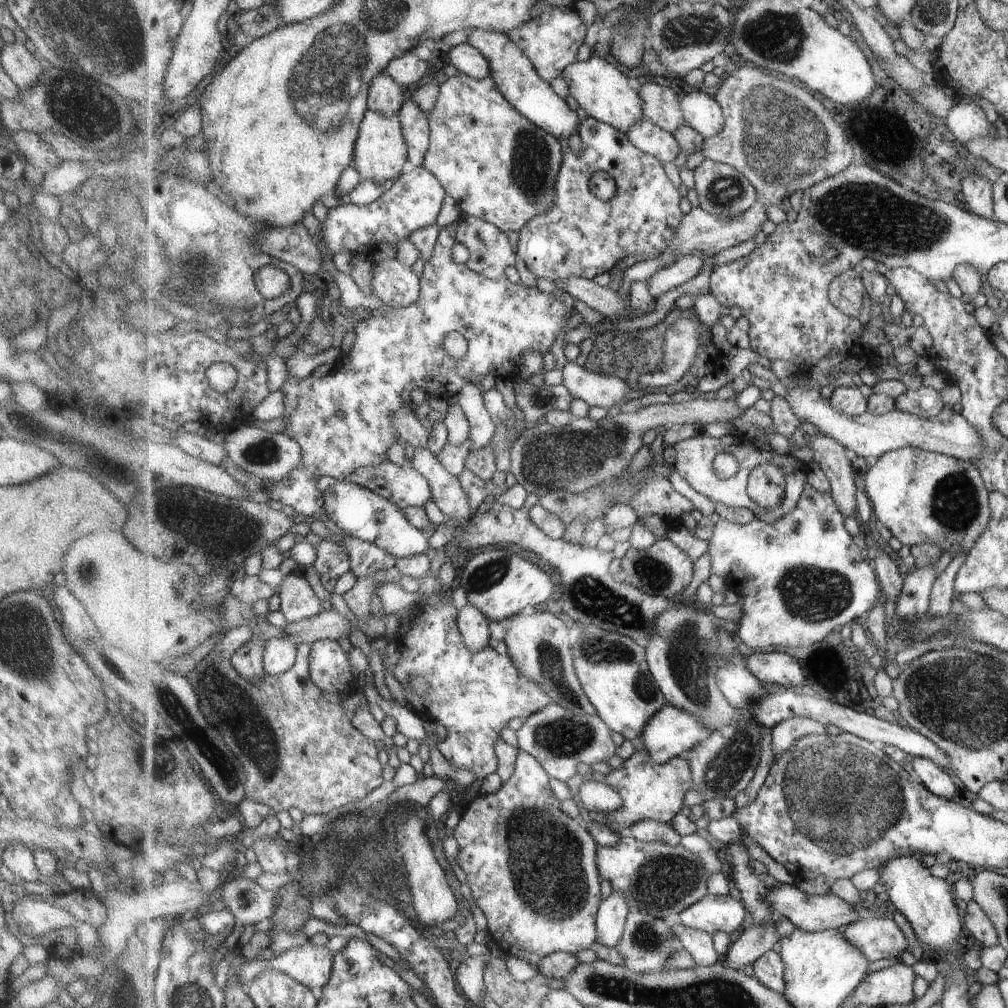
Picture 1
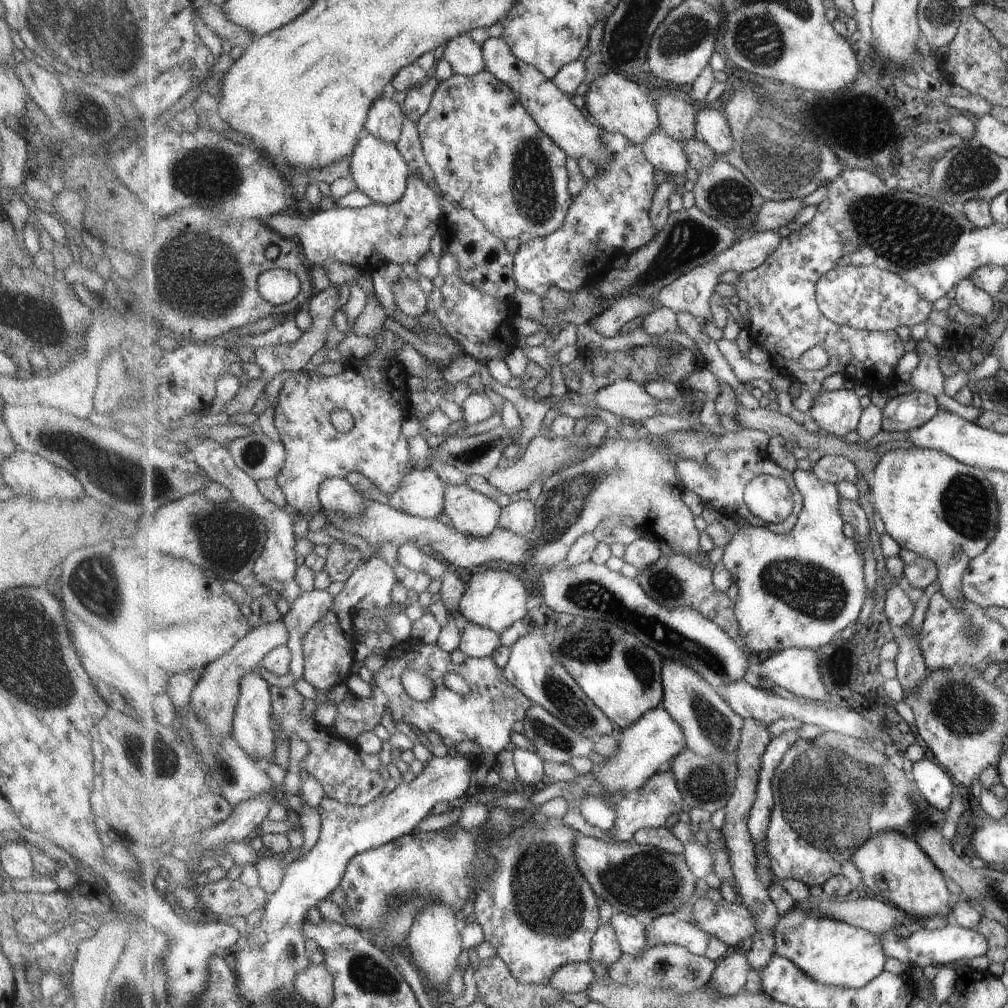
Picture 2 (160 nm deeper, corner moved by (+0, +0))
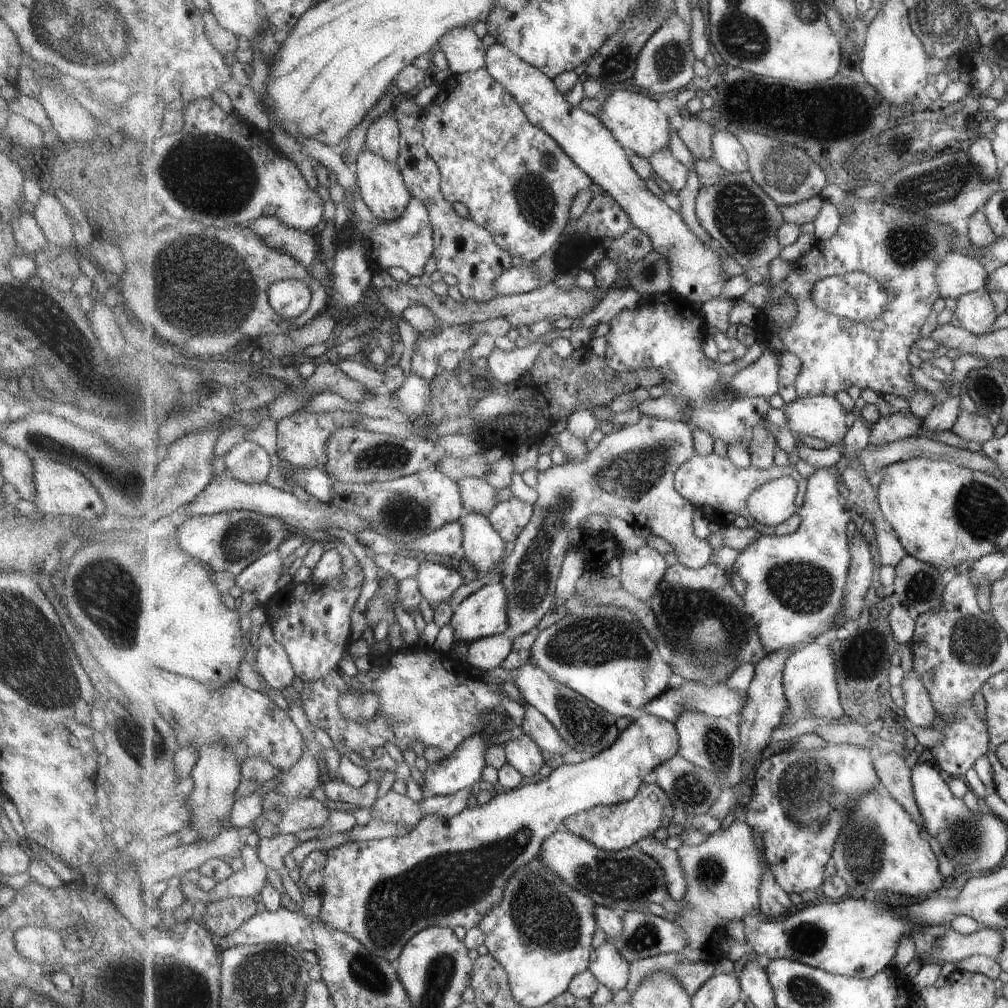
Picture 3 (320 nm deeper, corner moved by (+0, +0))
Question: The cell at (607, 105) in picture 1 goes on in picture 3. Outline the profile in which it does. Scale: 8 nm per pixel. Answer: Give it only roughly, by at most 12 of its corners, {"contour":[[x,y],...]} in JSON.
{"contour":[[613,91],[597,116],[627,151],[648,160],[671,144],[651,96]]}

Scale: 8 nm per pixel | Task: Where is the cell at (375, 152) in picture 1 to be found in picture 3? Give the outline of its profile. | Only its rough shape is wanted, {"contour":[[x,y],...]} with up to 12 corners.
{"contour":[[362,150],[360,196],[379,221],[405,214],[412,194],[396,161]]}

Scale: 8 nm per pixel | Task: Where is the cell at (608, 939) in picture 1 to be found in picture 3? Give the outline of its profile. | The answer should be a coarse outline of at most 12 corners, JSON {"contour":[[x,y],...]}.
{"contour":[[610,941],[592,950],[589,970],[614,993],[627,990],[631,963]]}

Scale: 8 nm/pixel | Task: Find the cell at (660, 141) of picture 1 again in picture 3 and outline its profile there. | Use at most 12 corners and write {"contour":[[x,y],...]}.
{"contour":[[670,149],[655,152],[653,172],[676,193],[687,186],[689,168]]}

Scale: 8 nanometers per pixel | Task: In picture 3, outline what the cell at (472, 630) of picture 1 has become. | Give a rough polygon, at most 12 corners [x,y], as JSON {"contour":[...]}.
{"contour":[[493,635],[471,643],[467,662],[487,672],[513,652],[513,639]]}

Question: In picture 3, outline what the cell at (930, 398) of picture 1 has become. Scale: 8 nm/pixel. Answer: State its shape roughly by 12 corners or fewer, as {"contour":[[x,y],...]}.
{"contour":[[913,413],[880,417],[870,444],[886,444],[920,434],[924,419]]}

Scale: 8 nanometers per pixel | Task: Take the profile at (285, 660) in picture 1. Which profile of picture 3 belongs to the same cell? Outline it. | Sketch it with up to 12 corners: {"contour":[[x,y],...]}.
{"contour":[[269,621],[261,625],[257,673],[273,689],[289,688],[295,670]]}

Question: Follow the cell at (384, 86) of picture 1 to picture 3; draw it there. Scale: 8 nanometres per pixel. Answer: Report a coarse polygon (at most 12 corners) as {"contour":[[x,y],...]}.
{"contour":[[392,110],[373,121],[363,151],[396,161],[400,126]]}

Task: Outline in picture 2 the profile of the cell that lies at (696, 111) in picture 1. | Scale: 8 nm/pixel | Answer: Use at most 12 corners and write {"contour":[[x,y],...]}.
{"contour":[[701,107],[699,138],[719,157],[736,145],[723,110]]}

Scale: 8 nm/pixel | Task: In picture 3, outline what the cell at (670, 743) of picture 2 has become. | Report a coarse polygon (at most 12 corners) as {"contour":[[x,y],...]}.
{"contour":[[644,713],[603,752],[402,837],[325,852],[320,920],[397,964],[480,922],[563,820],[680,751]]}

